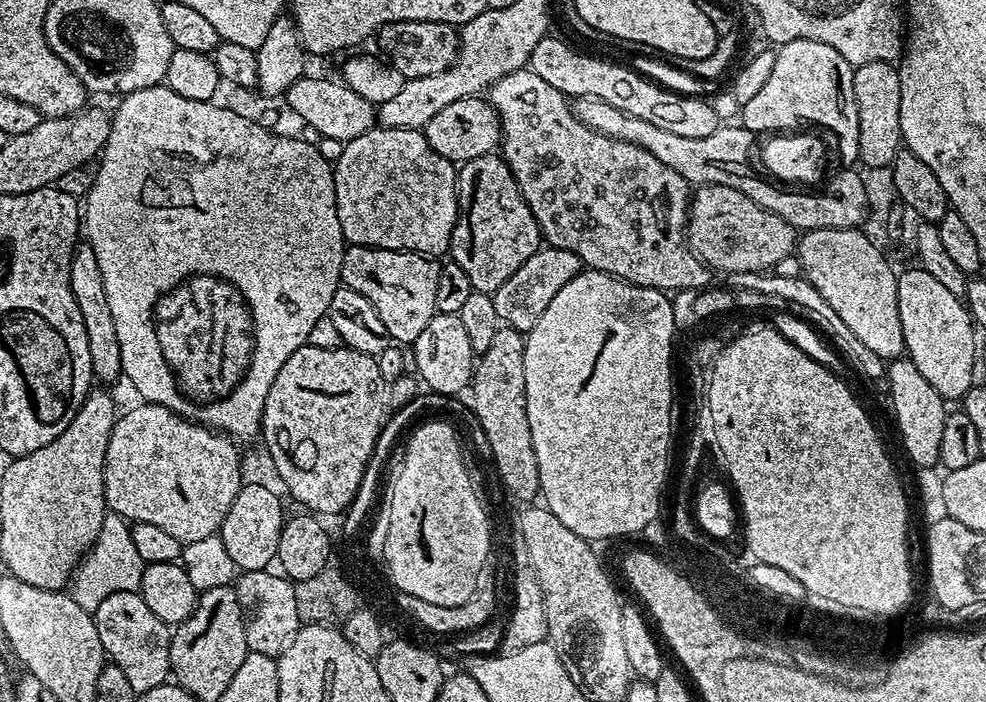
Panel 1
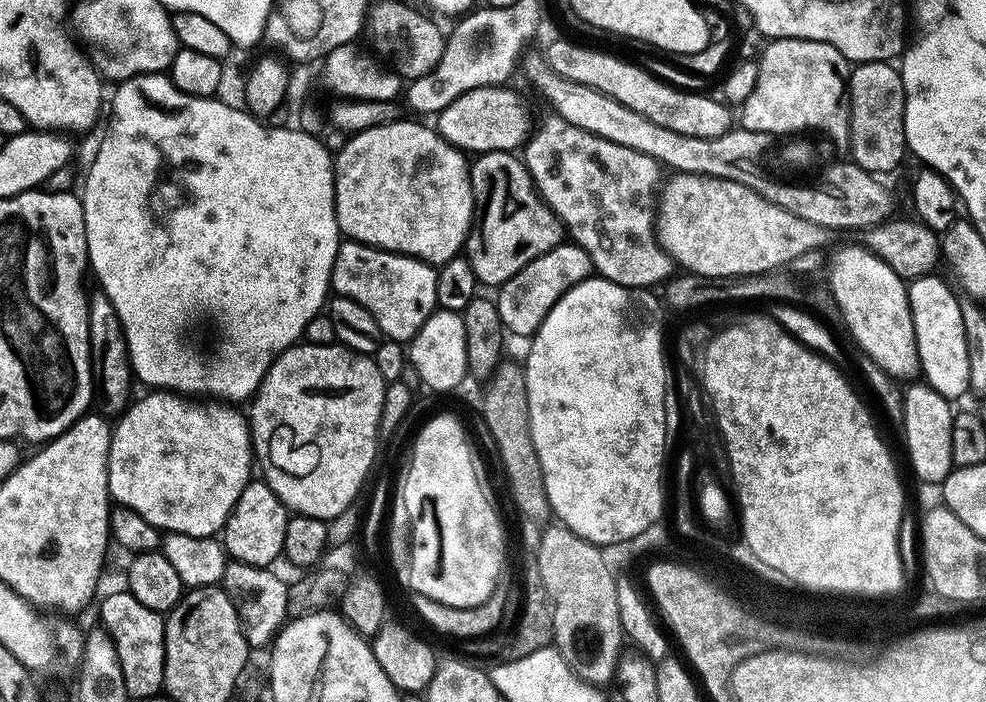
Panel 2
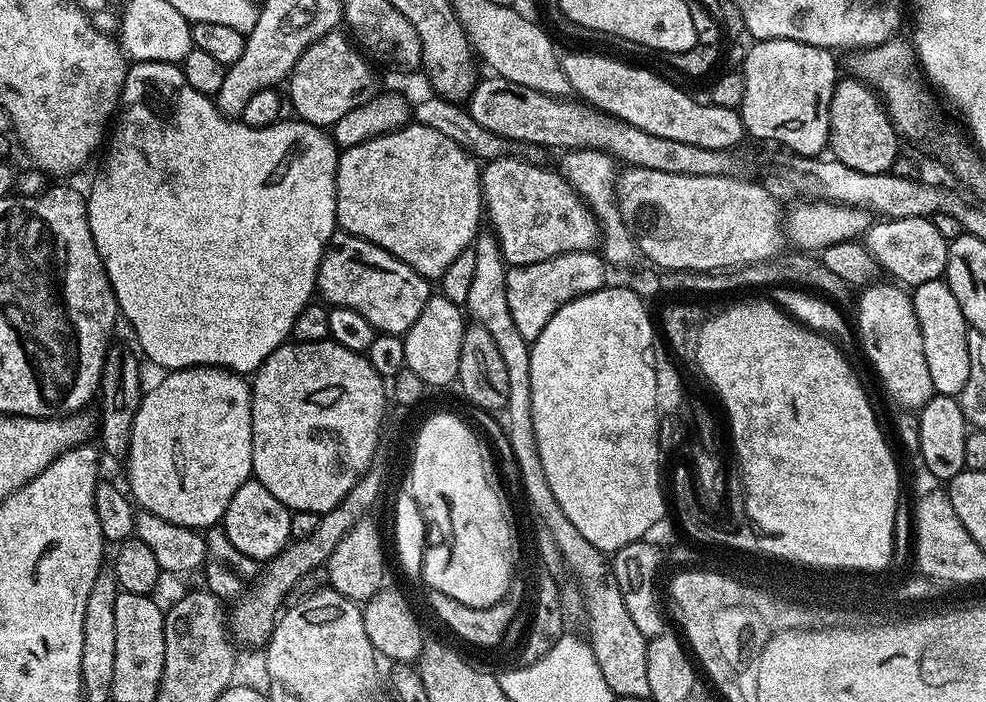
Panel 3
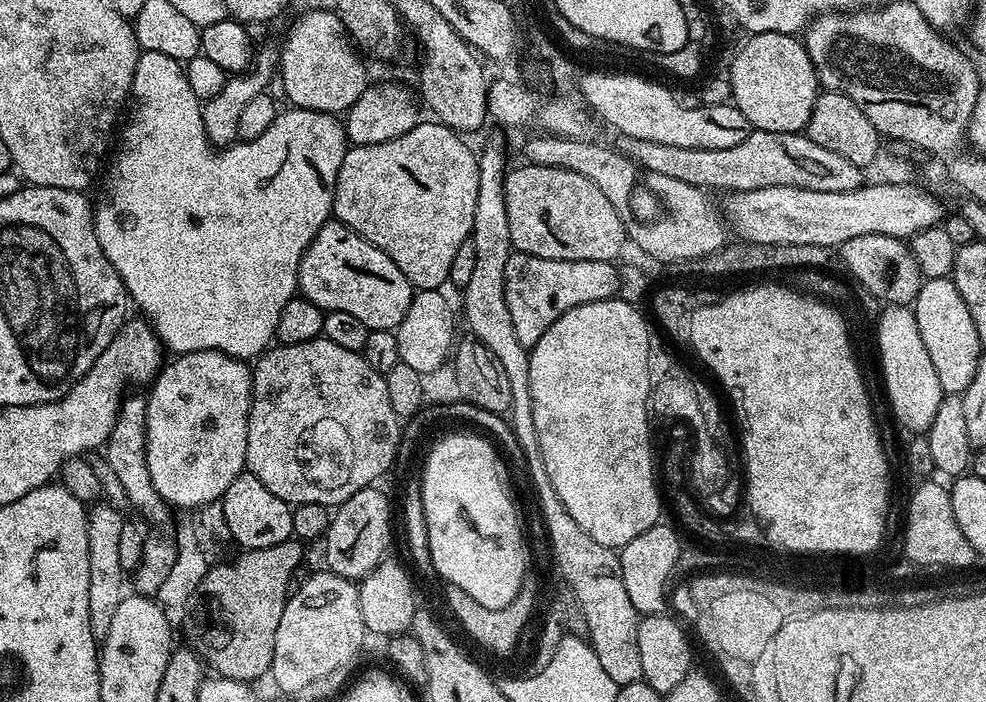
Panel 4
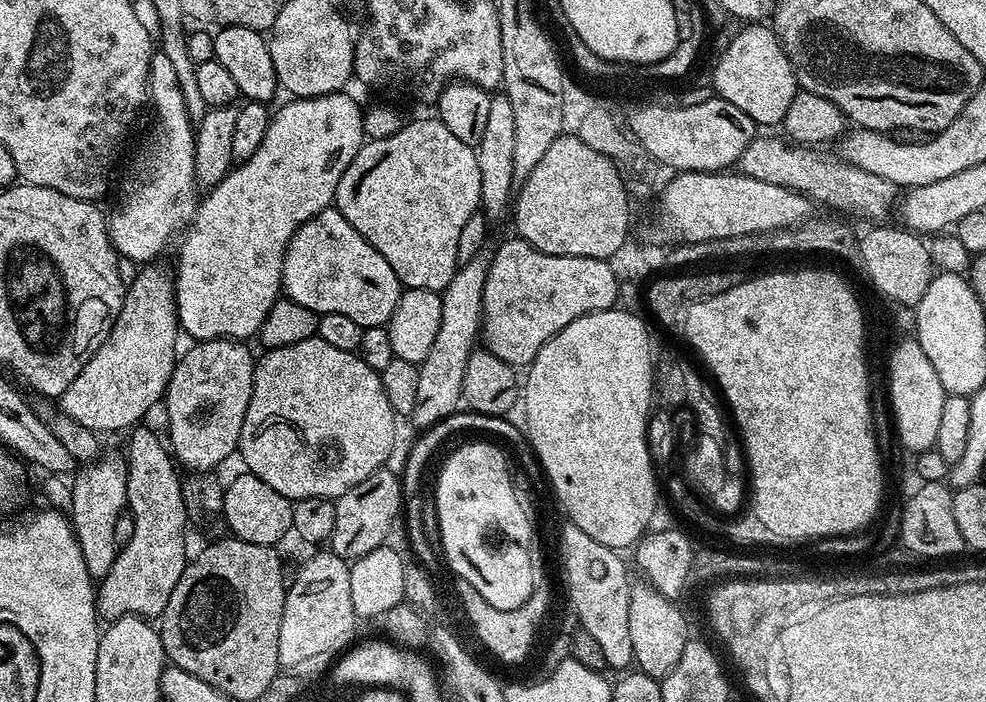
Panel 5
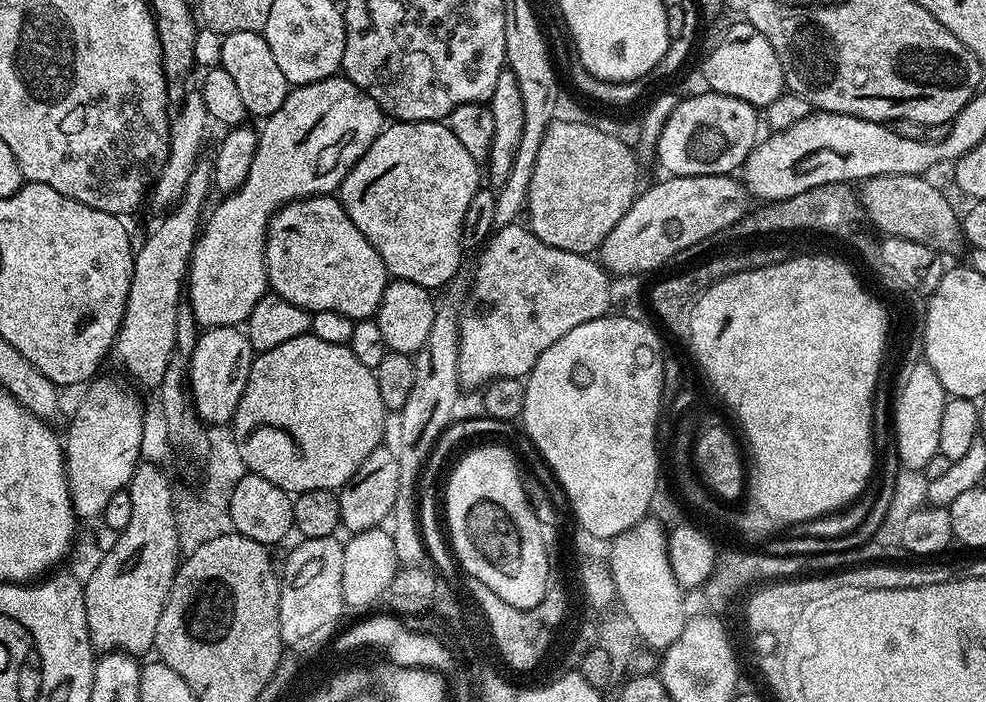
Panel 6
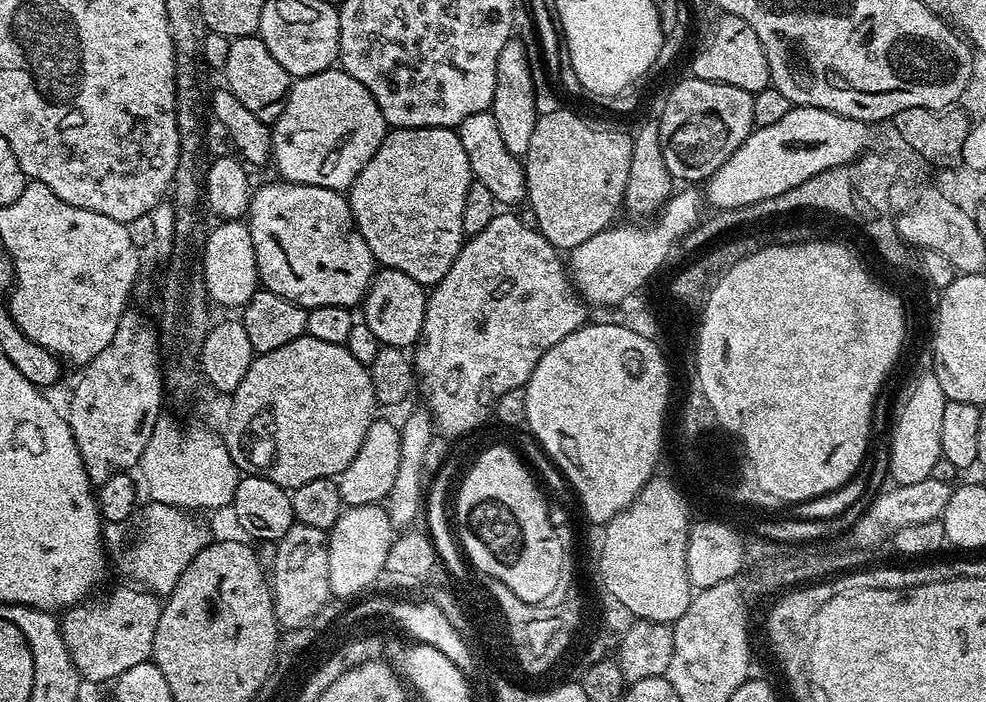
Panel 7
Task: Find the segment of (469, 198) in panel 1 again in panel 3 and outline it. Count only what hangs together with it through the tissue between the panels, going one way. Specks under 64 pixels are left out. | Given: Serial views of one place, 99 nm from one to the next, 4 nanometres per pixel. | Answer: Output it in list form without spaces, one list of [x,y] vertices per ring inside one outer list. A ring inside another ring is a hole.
[[[515,155],[489,160],[483,165],[480,174],[482,204],[486,209],[487,223],[488,220],[492,223],[491,231],[500,243],[505,265],[533,264],[554,258],[558,254],[591,252],[600,243],[600,224],[596,215],[557,171],[552,169],[551,172],[548,168],[539,168],[540,166],[539,163]]]

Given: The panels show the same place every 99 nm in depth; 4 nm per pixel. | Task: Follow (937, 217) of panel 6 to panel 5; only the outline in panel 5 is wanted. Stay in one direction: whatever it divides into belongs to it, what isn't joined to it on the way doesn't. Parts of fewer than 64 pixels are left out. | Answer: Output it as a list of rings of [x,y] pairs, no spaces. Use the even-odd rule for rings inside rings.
[[[760,134],[750,142],[750,146],[746,146],[738,161],[739,171],[743,175],[758,178],[758,182],[774,182],[774,186],[786,186],[801,192],[817,205],[829,204],[844,212],[854,212],[872,220],[868,222],[883,221],[892,203],[895,200],[897,203],[898,189],[894,182],[886,182],[886,178],[878,178],[878,174],[870,174],[866,170],[858,170],[858,166],[845,164],[839,155],[831,156],[828,150],[793,144],[777,136]]]

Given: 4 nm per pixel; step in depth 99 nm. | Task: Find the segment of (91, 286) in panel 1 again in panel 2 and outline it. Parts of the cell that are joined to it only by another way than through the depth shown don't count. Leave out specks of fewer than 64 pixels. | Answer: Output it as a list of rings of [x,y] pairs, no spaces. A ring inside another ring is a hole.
[[[102,290],[91,293],[88,301],[88,325],[90,326],[90,354],[92,355],[92,386],[94,404],[105,417],[116,418],[123,413],[133,399],[132,363],[128,357],[126,332],[122,330],[122,322],[110,302],[110,298]]]

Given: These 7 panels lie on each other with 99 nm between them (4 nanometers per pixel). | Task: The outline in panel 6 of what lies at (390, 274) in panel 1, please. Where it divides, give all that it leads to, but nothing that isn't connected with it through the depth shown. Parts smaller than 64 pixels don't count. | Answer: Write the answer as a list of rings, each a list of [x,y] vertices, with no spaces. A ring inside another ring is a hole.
[[[335,195],[308,196],[305,200],[285,204],[272,216],[262,243],[264,261],[268,263],[269,289],[275,295],[286,298],[286,302],[294,302],[294,306],[302,306],[311,313],[334,310],[338,314],[346,314],[353,322],[373,319],[380,309],[390,279],[388,271],[378,250],[374,250],[362,230],[350,222],[350,214],[346,214]]]

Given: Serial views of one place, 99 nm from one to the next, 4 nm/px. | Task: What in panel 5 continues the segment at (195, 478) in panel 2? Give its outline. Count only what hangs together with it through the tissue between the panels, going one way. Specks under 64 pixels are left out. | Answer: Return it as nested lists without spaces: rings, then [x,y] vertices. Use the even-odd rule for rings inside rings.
[[[201,340],[191,346],[193,348],[185,356],[183,353],[177,359],[164,392],[162,409],[168,415],[166,440],[177,465],[185,464],[188,470],[196,474],[208,474],[240,447],[242,422],[246,418],[246,406],[250,406],[252,375],[256,366],[254,355],[247,348],[249,345],[238,340]]]

